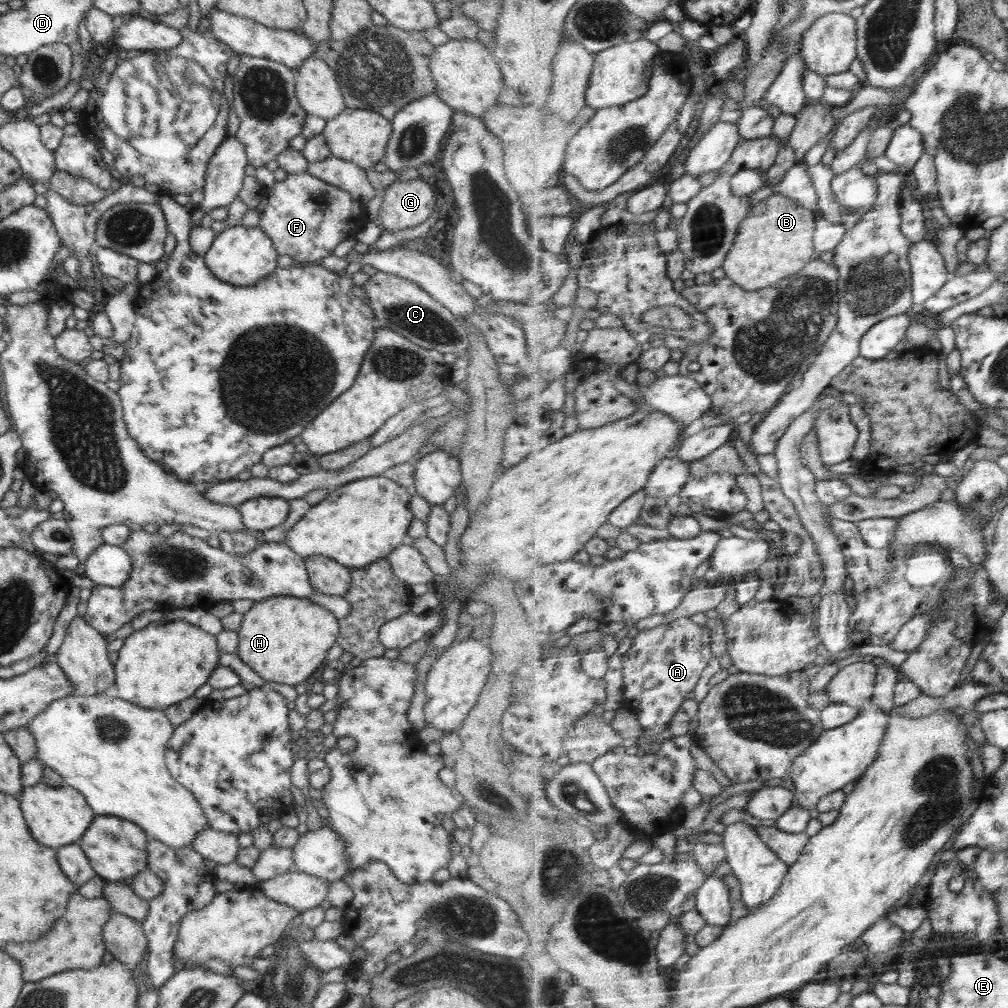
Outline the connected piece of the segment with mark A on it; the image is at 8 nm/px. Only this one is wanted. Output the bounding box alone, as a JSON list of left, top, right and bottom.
[624,617,714,753]

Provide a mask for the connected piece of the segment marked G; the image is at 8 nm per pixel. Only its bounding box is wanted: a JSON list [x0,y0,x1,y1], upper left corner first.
[377,178,437,232]

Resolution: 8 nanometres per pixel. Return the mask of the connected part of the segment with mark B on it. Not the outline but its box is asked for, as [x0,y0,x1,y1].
[724,193,817,291]

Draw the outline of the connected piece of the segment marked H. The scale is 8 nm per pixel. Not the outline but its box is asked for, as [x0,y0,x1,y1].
[237,597,339,686]

